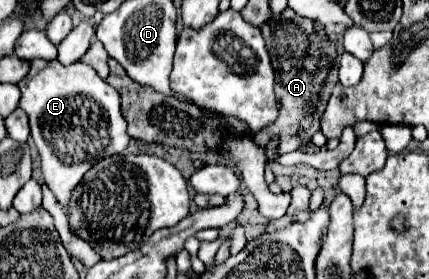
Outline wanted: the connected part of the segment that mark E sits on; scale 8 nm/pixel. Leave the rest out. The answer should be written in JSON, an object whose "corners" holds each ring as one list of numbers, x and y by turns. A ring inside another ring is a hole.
{"corners":[[48,60,36,74,30,70,18,88,22,92,20,108,30,118,32,138,42,158,46,186,54,192,66,216,70,216,70,196,82,176,98,160,120,154,130,142,126,120,120,112,120,96,88,64,74,62,64,66,60,60]]}

